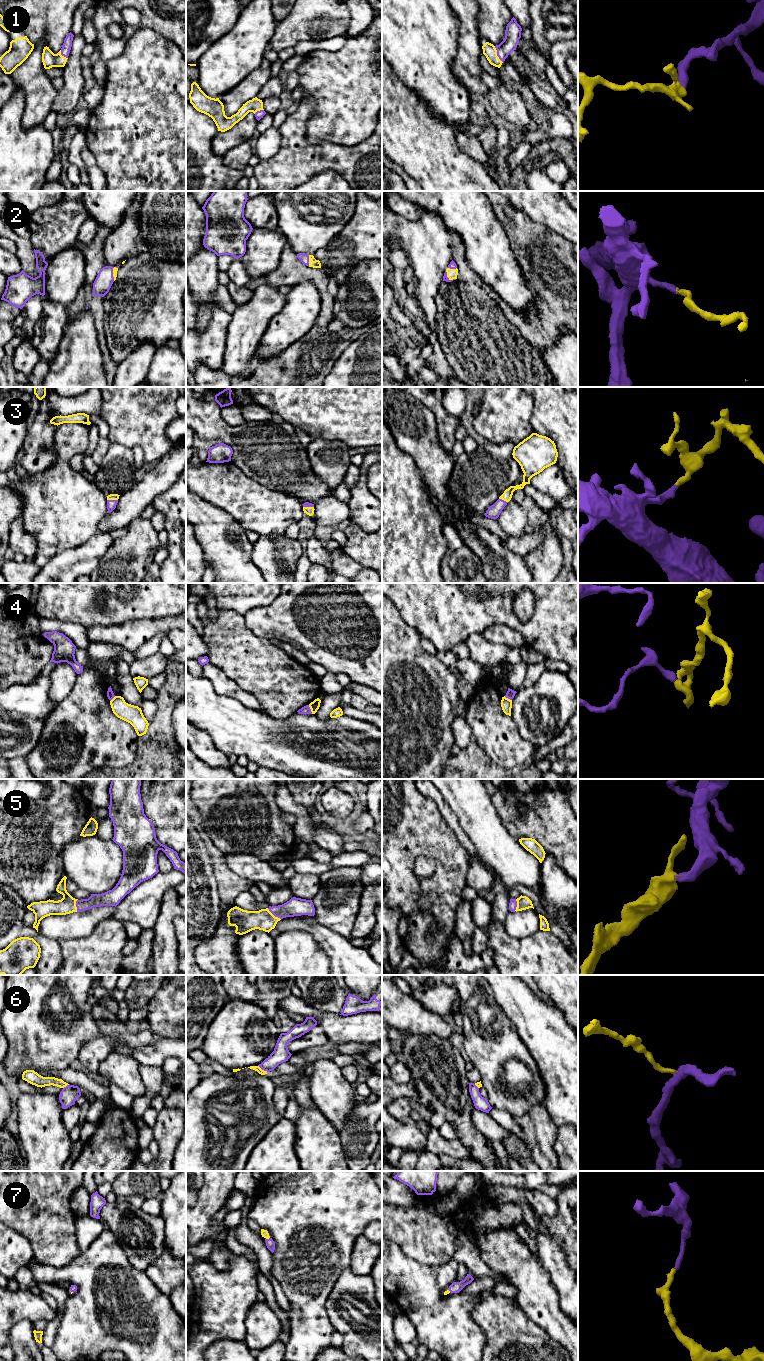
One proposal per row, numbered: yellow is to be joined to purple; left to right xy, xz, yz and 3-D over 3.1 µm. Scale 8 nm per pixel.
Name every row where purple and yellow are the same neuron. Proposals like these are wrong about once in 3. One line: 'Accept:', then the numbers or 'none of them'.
Accept: 1, 2, 3, 5, 7

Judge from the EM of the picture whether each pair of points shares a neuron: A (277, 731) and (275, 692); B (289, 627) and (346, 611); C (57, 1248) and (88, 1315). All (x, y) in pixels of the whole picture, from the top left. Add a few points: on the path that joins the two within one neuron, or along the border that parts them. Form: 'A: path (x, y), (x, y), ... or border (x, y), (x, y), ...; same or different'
A: border (296, 711), (283, 718), (272, 718), (264, 713); different
B: path (303, 615), (317, 611), (332, 611); same
C: border (81, 1252), (62, 1267), (42, 1265); different

